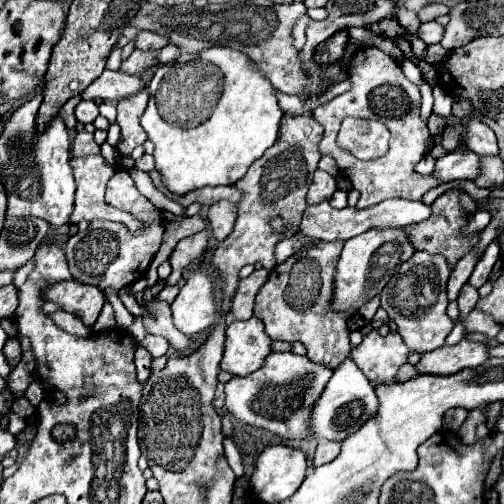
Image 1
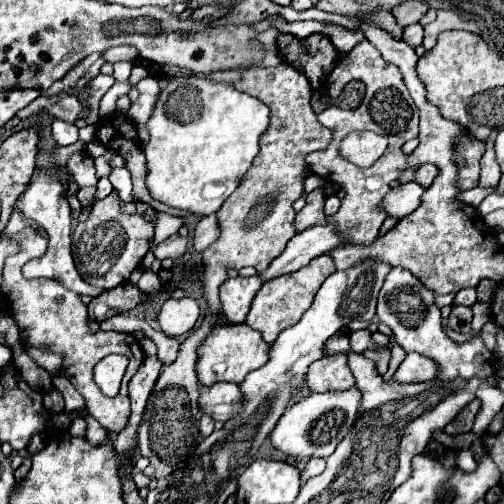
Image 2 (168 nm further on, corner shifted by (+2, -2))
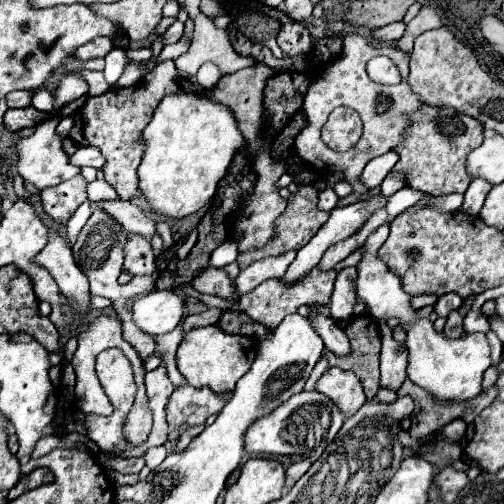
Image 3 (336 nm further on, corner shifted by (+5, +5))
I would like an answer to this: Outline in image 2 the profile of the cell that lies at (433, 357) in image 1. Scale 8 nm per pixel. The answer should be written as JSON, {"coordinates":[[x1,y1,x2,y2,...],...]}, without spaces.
{"coordinates":[[408,353,406,359,400,363,398,371,394,373,394,381,398,383,422,383,422,381,432,381,436,377,436,367,430,359,418,355,418,353]]}

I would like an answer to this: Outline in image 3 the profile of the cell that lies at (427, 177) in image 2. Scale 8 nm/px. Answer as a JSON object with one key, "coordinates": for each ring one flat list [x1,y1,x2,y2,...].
{"coordinates":[[423,104,421,112,411,116,411,126,405,134,407,138,395,148,399,152,399,162,395,170,407,174,407,184,415,190,427,192,431,196,443,196,451,192,465,192,471,178,467,172,469,152,483,142,483,126,453,108,433,108]]}

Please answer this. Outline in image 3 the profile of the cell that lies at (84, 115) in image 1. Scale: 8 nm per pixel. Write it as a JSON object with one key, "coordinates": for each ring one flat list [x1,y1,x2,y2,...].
{"coordinates":[[21,90,21,92,11,92,11,96,7,98,7,106,9,108,27,108,31,106,31,98,33,98,35,92,31,90]]}

